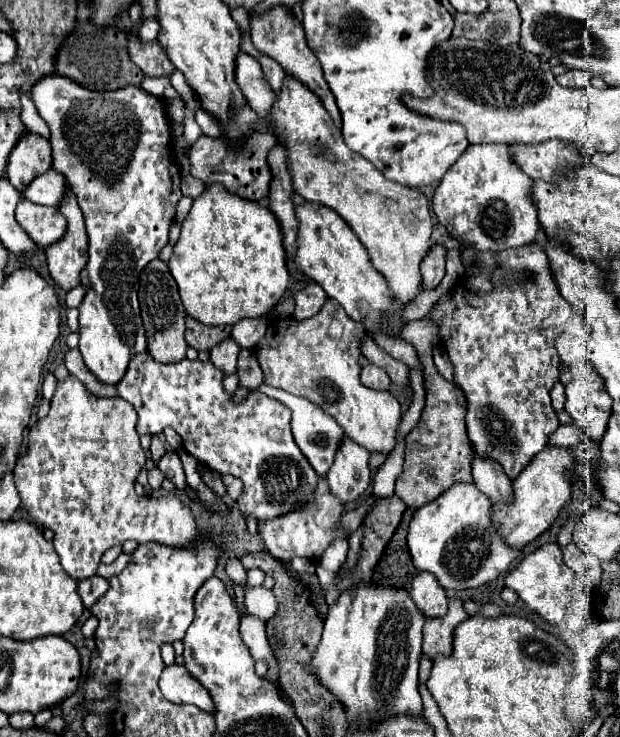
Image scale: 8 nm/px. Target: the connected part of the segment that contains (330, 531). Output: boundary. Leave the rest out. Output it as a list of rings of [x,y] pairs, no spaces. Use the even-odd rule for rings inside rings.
[[[318,478],[318,486],[314,490],[314,500],[296,508],[284,516],[276,516],[272,520],[258,520],[258,536],[262,538],[266,550],[280,560],[292,560],[294,556],[302,556],[308,560],[320,560],[324,550],[338,538],[348,538],[338,530],[340,516],[344,512],[344,502],[332,496],[326,478]]]

